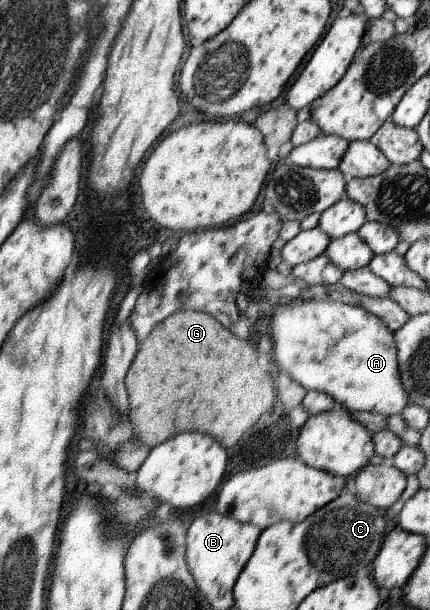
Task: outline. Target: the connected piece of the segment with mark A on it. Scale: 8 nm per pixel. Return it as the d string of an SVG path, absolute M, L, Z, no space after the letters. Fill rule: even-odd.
M297 299L270 311L272 360L277 371L289 374L305 390L328 394L338 406L351 412L402 415L409 406L403 388L394 332L383 319L358 305ZM343 394L343 400L337 396Z

